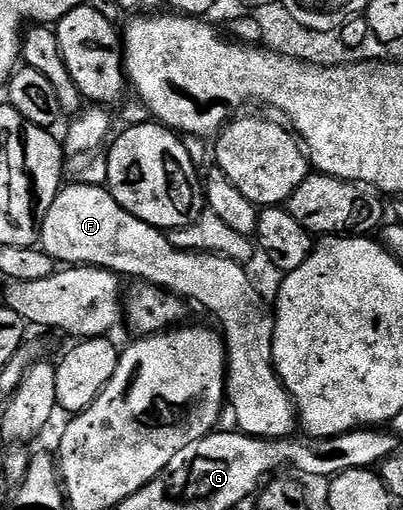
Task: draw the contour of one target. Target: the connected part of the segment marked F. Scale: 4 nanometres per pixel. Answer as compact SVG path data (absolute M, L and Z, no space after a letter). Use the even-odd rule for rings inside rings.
M91 183L64 186L55 196L53 205L43 218L41 249L59 265L86 265L114 271L120 277L132 275L132 280L163 287L184 301L200 303L211 315L219 318L224 343L227 344L227 398L229 415L235 418L234 426L242 434L255 439L285 439L297 431L297 412L291 395L275 372L273 359L273 333L275 320L272 308L263 300L253 280L247 276L244 264L205 251L183 251L171 244L170 238L159 228L133 217L112 197L106 186L94 187Z

